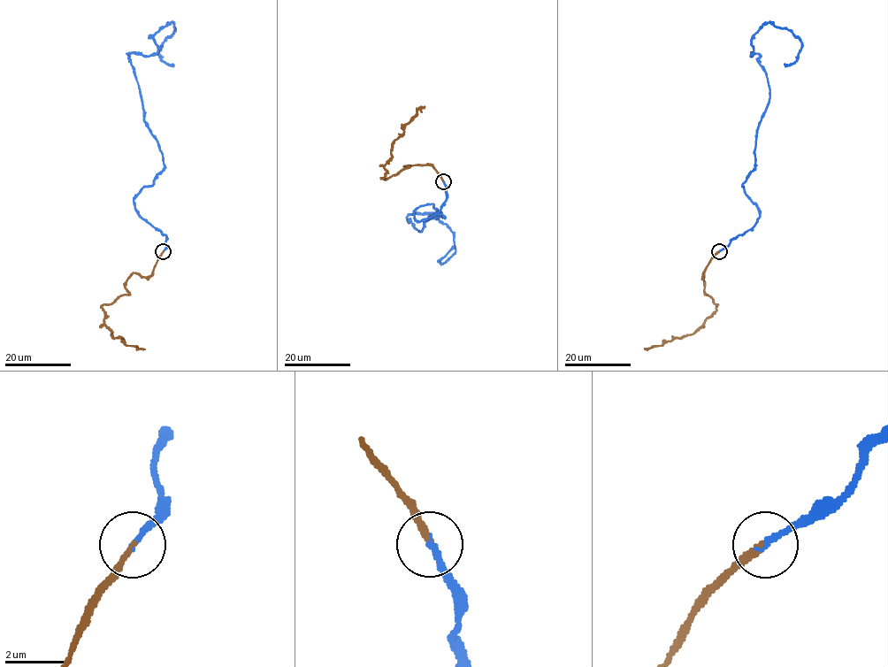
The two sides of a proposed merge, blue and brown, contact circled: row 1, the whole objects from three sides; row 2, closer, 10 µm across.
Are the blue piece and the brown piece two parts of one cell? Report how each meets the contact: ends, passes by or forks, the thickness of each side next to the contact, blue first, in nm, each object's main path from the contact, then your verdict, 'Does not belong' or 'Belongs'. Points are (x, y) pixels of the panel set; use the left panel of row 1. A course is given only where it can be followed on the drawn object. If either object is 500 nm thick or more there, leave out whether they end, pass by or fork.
At the ring blue ends. At the ring brown ends. Thickness 200 nm (blue) against 200 nm. Course of blue: (163, 251), (166, 236), (135, 207), (164, 164), (126, 54), (153, 56), (172, 22), (158, 52), (173, 65). Course of brown: (163, 251), (150, 274), (133, 272), (126, 282), (128, 294), (102, 309), (103, 323), (113, 337), (145, 348). Belongs

